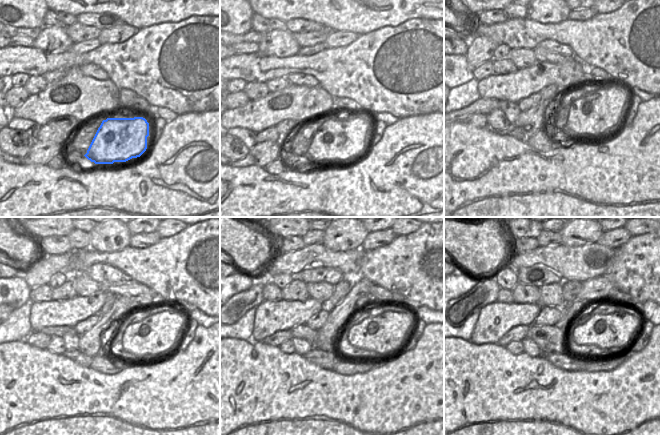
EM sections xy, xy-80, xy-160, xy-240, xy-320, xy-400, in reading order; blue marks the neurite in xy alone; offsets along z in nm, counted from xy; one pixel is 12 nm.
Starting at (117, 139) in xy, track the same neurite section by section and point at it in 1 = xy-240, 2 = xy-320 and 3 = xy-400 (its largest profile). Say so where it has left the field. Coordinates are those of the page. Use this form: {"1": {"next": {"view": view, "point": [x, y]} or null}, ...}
{"1": {"next": {"view": "xy-240", "point": [151, 336]}}, "2": {"next": {"view": "xy-320", "point": [372, 336]}}, "3": {"next": {"view": "xy-400", "point": [608, 332]}}}

